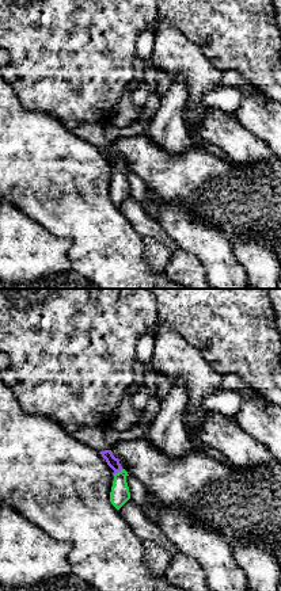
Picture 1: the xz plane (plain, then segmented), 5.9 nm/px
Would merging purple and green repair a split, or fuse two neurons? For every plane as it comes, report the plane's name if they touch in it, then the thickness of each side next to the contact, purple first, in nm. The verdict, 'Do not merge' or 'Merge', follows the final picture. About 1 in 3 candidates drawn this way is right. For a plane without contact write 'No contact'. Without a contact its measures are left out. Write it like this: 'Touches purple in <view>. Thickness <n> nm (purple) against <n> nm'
Touches purple in xz. Thickness 70 nm (purple) against 120 nm

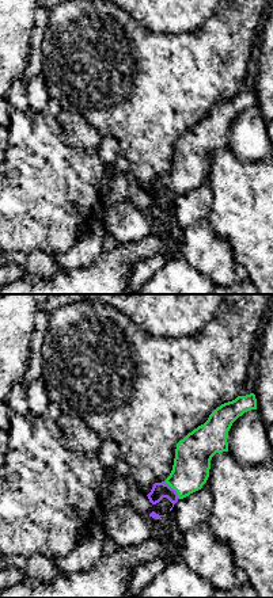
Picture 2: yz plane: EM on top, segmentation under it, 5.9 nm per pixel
Touches purple in yz. Thickness 100 nm (purple) against 220 nm

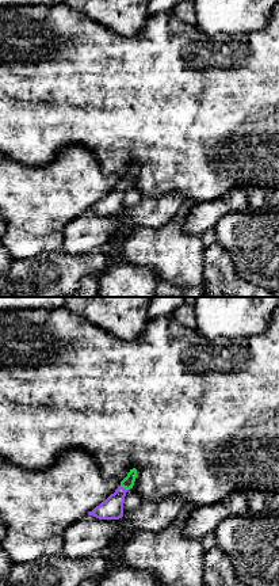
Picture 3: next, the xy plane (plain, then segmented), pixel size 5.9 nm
Touches purple in xy. Thickness 130 nm (purple) against 70 nm

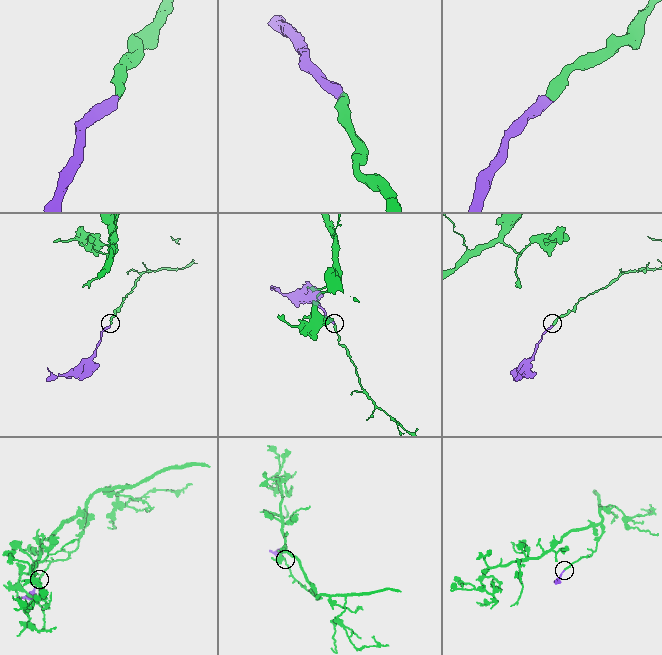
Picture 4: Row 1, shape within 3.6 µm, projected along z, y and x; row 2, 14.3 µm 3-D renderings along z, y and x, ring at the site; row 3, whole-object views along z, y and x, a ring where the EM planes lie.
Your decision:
Merge

